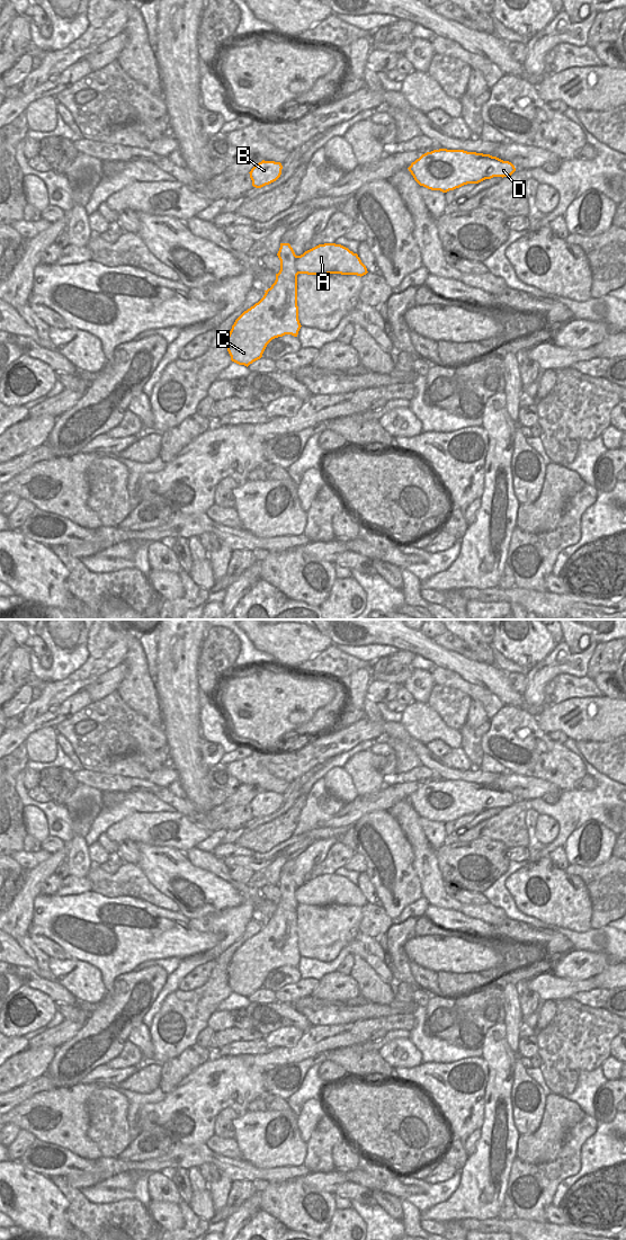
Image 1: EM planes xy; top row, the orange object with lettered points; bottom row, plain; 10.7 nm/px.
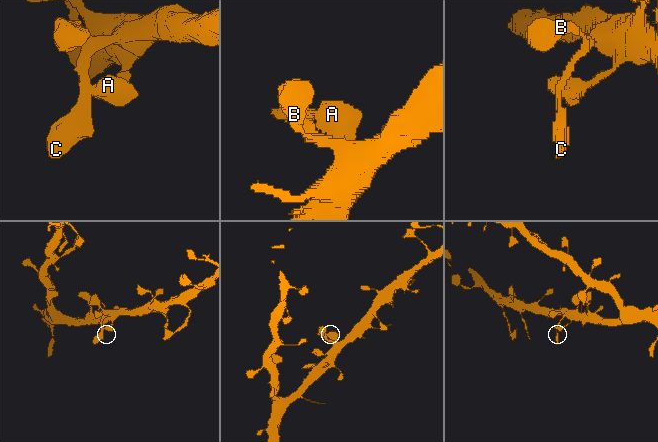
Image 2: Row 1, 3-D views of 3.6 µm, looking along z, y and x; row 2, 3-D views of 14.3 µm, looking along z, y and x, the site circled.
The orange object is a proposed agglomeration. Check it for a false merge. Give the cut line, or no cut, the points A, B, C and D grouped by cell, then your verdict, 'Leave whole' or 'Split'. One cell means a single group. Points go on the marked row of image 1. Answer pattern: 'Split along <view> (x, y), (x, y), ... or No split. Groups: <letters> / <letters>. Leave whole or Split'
No split. Groups: A B C D. Leave whole

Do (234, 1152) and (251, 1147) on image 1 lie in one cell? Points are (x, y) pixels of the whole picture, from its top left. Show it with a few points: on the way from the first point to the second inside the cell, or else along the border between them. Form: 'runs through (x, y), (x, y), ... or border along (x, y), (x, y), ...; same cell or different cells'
border along (234, 1139), (241, 1158); different cells

